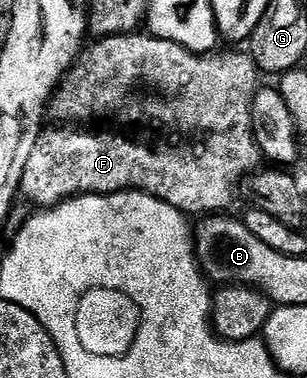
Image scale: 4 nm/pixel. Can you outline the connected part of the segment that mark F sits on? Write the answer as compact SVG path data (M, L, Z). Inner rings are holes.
M132 32L129 34L114 34L111 38L100 38L98 40L92 41L86 48L80 50L78 58L76 58L73 65L67 69L67 73L63 75L62 80L59 81L58 86L55 88L54 94L51 96L50 103L47 107L47 112L45 115L45 122L43 129L39 132L39 138L33 144L33 150L29 152L29 158L25 160L25 166L23 168L23 178L19 181L19 191L21 198L27 202L32 202L35 208L50 208L52 206L58 206L61 202L67 202L71 198L78 198L80 194L119 194L122 190L142 190L144 194L151 194L157 200L162 202L168 202L173 208L177 208L182 214L188 216L194 216L194 214L199 214L198 216L210 216L213 214L218 214L220 212L226 211L227 205L234 200L235 194L237 198L237 191L240 189L241 183L248 174L254 174L256 170L260 169L261 166L261 155L259 152L259 145L255 139L255 133L253 132L253 124L251 123L251 101L255 99L255 91L260 89L261 82L261 71L259 65L252 60L250 53L243 52L243 54L238 54L238 49L227 48L224 54L219 54L220 52L212 52L209 54L194 54L189 52L189 48L185 48L181 44L177 44L173 40L165 40L164 38L156 38L154 34L150 32ZM144 82L145 85L149 86L151 89L156 90L159 94L147 94L142 98L134 89Z

